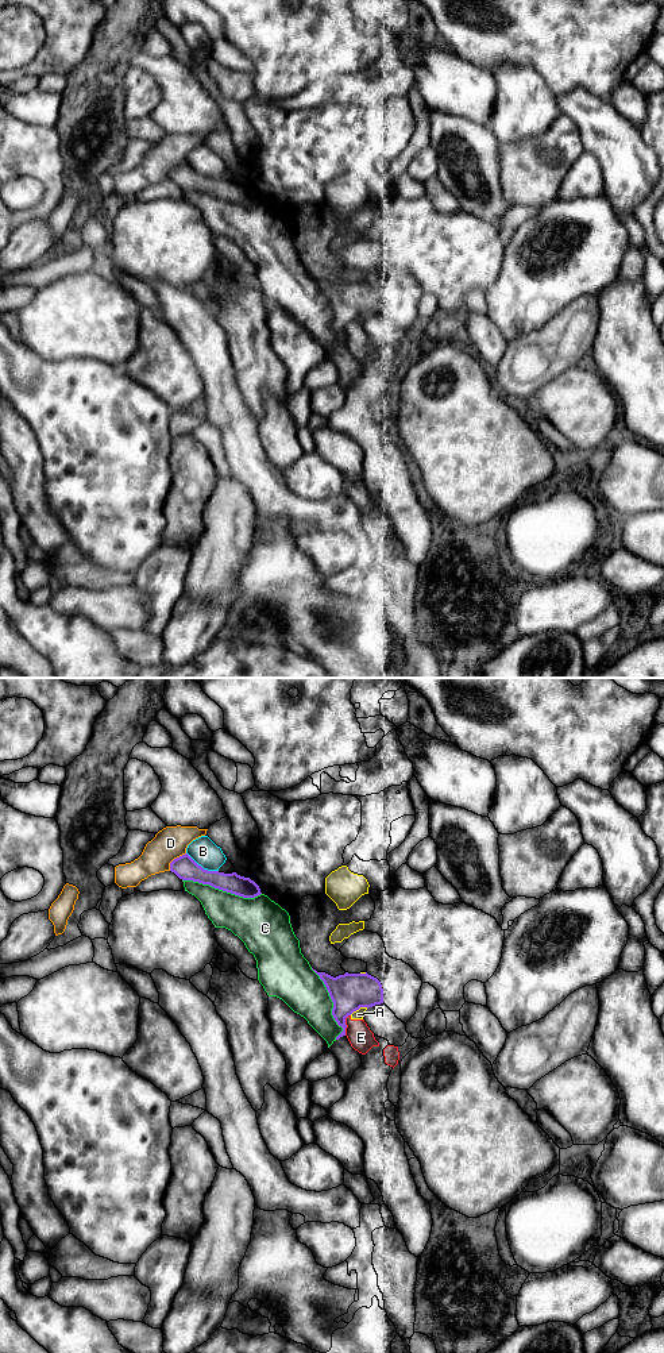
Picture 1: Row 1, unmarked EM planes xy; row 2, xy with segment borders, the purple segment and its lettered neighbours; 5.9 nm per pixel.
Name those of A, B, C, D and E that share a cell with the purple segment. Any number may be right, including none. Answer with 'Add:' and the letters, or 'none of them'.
Add: none of them

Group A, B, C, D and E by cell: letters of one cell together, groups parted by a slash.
A E / B / C / D

